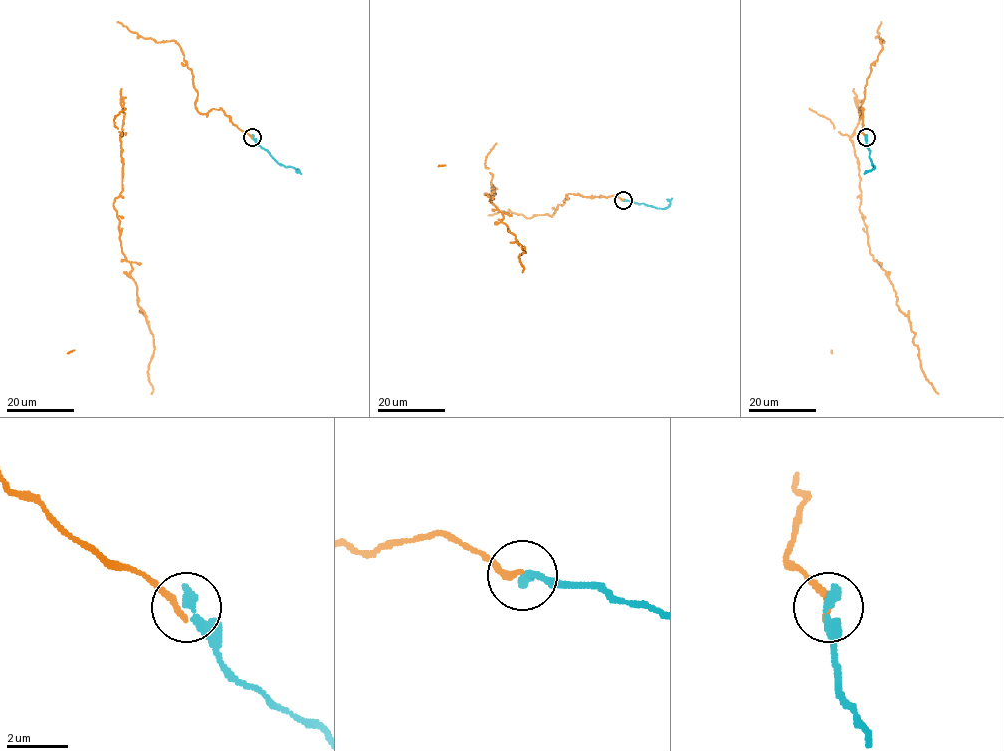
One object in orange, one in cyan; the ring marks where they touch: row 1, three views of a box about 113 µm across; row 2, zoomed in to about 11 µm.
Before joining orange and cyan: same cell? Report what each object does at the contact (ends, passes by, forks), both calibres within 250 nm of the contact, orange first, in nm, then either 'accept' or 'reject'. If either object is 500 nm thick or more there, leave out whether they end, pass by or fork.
orange ends there; cyan ends there; 240 nm thick on the orange side, 360 nm on the other; accept

